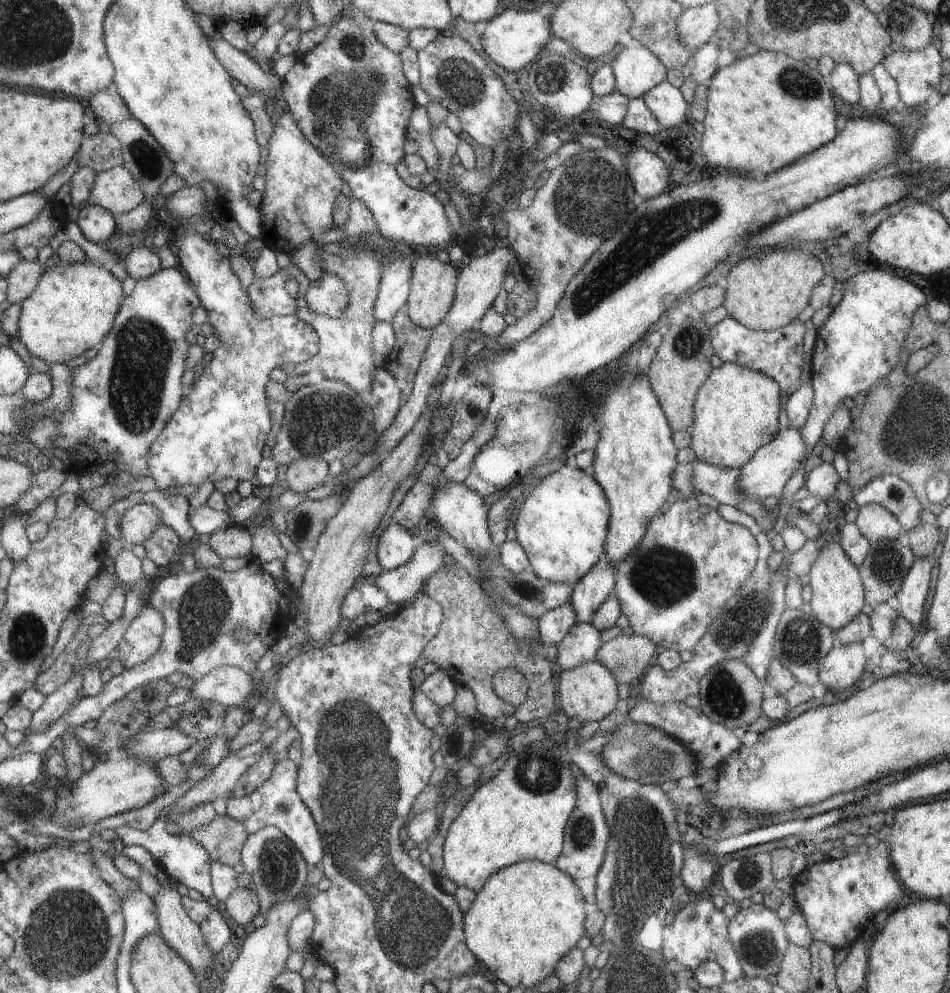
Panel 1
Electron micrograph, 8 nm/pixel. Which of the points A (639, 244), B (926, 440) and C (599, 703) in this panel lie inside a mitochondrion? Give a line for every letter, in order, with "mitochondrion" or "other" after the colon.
A: mitochondrion
B: mitochondrion
C: other

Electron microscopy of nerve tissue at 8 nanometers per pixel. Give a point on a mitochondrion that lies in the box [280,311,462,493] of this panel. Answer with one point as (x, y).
(304, 436)

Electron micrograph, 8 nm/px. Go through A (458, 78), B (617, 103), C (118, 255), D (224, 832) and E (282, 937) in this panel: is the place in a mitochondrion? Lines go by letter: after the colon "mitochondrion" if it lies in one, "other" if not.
A: mitochondrion
B: other
C: other
D: mitochondrion
E: other

